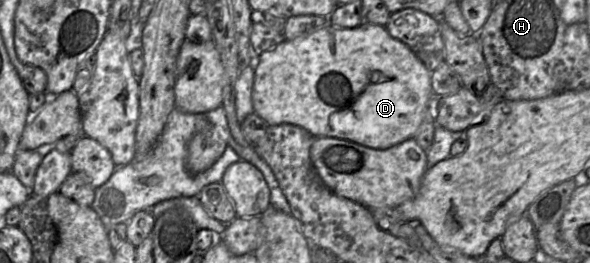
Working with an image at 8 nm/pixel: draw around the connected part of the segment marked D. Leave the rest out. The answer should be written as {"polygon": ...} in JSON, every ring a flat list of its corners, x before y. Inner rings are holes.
{"polygon":[[328,24,321,29,296,39,285,40,274,48,261,53,252,67,255,69,252,90,254,112,269,125,289,123,306,129,314,137,346,139,375,149,387,149,414,137,425,111,433,99,437,98,431,86,431,72,406,44,394,39,388,33,386,27,380,25,360,25,356,28,344,28]]}

